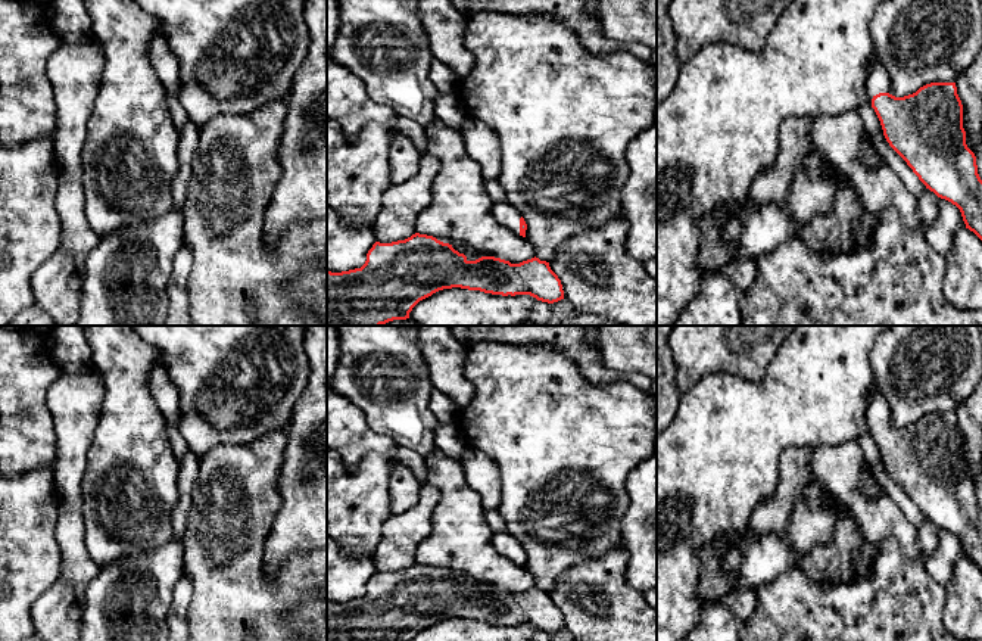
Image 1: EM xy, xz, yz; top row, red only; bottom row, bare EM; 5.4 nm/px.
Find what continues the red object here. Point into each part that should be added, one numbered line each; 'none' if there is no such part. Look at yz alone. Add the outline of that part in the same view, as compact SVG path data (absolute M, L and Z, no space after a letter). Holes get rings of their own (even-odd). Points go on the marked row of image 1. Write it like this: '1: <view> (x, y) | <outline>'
1: yz (878, 81) | M876 53L869 60L866 90L870 97L870 103L872 99L879 93L892 94L889 75Z

